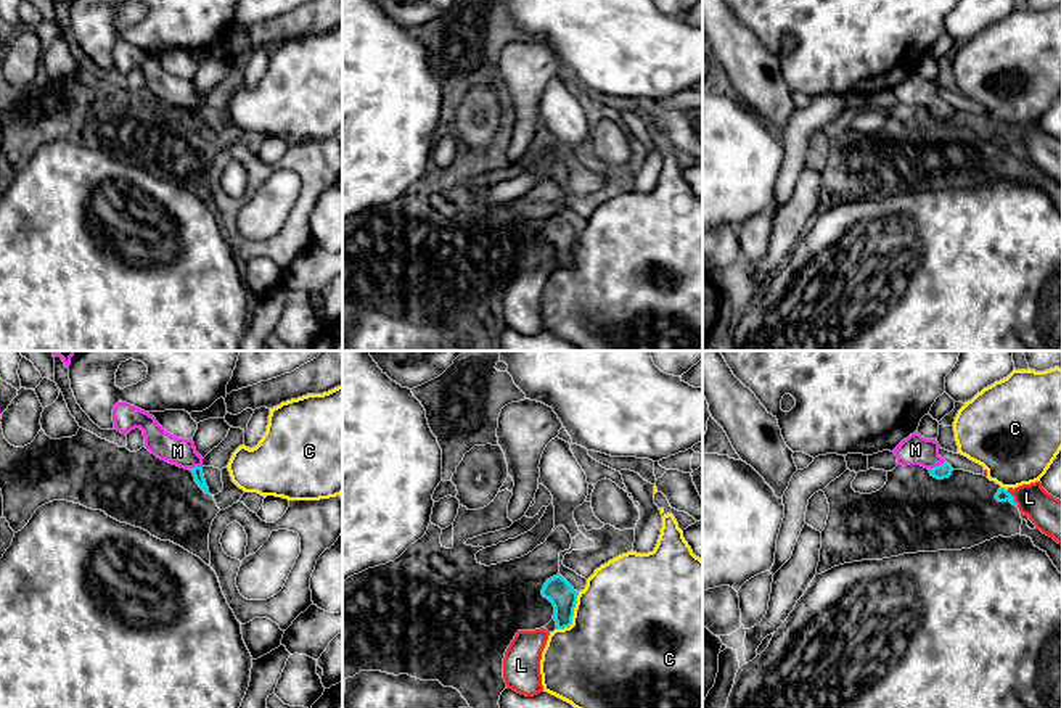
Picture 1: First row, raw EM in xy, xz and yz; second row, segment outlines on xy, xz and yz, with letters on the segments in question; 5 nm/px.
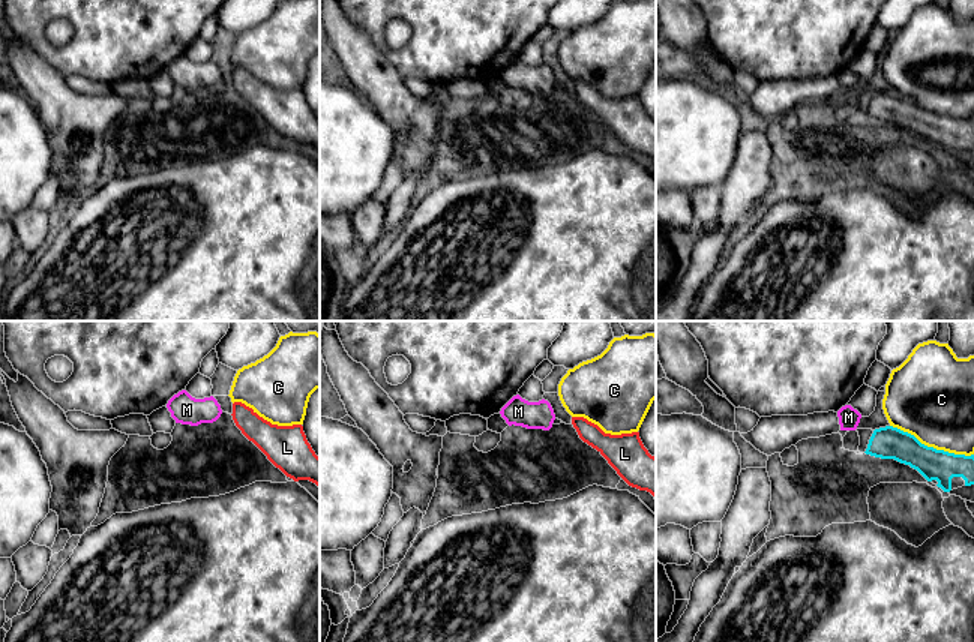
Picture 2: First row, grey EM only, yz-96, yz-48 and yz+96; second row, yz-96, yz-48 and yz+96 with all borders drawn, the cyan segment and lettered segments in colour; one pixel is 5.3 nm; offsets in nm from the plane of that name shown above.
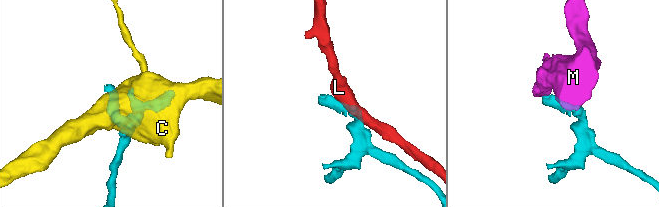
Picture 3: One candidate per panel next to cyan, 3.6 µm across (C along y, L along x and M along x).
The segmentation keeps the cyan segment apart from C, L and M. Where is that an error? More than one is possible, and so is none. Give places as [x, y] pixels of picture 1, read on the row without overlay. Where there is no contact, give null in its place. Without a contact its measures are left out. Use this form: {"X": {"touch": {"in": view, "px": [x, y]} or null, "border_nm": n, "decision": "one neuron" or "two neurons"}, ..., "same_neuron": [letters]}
{"C": {"touch": {"in": "xz", "px": [573, 255]}, "border_nm": 220, "decision": "two neurons"}, "L": {"touch": {"in": "yz", "px": [1013, 137]}, "border_nm": 110, "decision": "two neurons"}, "M": {"touch": {"in": "yz", "px": [936, 107]}, "border_nm": 100, "decision": "one neuron"}, "same_neuron": ["M"]}

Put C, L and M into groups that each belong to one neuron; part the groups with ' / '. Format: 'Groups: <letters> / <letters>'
Groups: C / L / M

